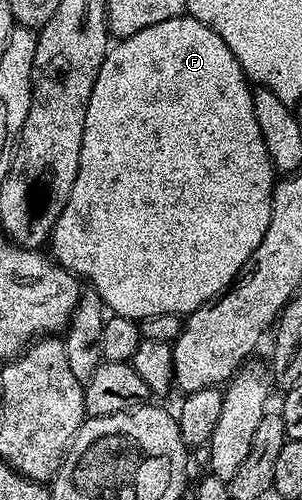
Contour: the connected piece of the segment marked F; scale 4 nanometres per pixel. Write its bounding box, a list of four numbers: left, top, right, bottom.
[49,16,276,320]

